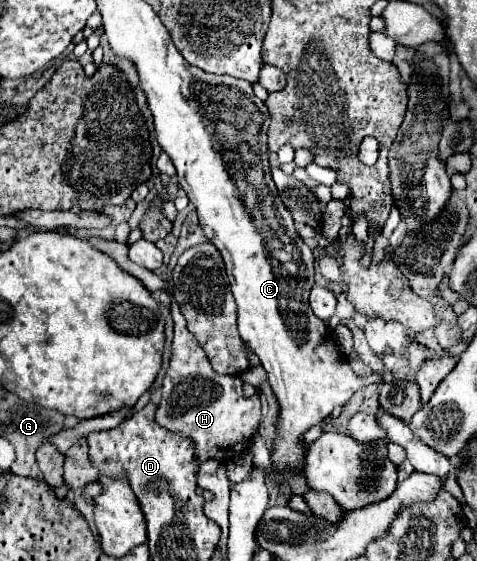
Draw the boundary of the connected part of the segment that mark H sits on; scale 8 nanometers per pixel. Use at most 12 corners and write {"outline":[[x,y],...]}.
{"outline":[[174,295],[172,359],[156,423],[230,461],[260,425],[260,397],[218,375]]}

